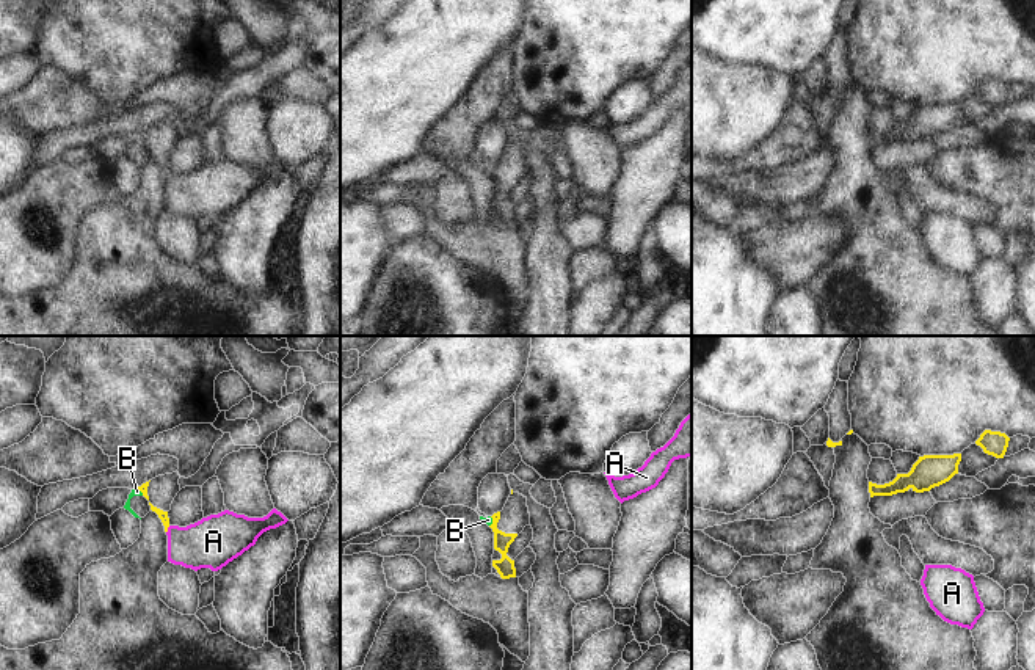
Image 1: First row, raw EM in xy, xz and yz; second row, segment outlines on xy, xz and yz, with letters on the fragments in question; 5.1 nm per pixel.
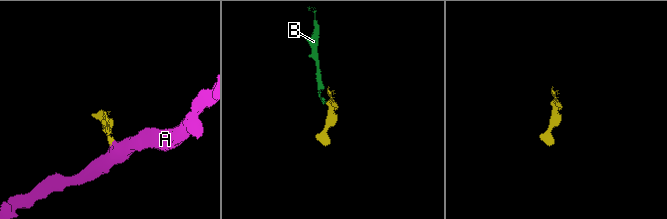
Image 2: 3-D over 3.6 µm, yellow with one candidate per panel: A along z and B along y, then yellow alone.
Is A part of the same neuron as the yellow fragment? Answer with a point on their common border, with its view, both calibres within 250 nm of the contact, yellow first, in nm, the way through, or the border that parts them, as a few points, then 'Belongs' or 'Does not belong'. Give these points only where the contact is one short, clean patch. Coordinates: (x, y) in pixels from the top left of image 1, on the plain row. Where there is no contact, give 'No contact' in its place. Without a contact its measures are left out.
Touches yellow at xy (167, 178). Thickness 50 nm (yellow) against 260 nm. Path across: xy (163, 163), (167, 178), (182, 190), (214, 190). Belongs

